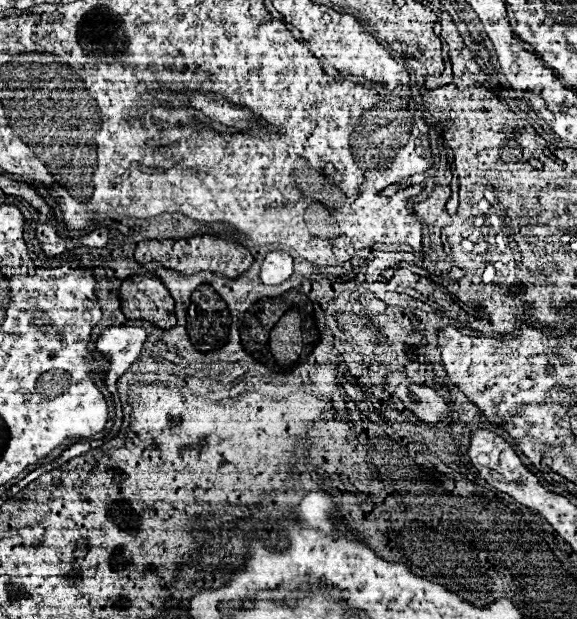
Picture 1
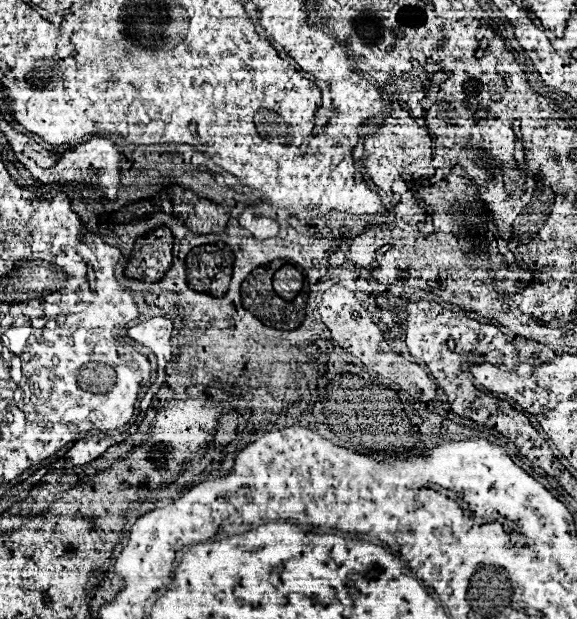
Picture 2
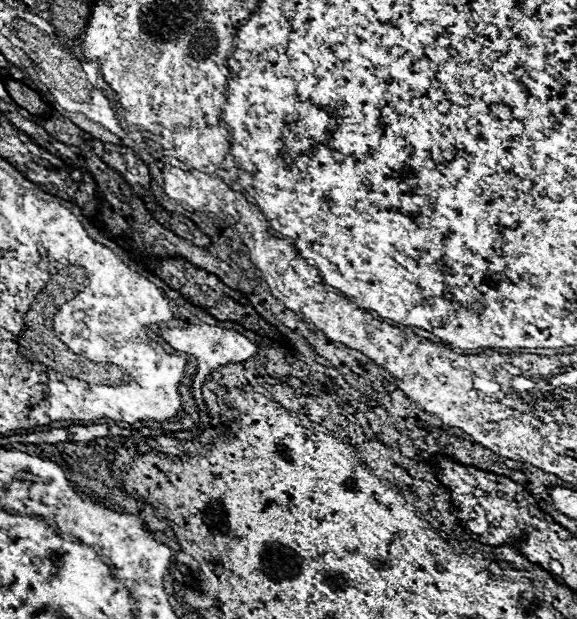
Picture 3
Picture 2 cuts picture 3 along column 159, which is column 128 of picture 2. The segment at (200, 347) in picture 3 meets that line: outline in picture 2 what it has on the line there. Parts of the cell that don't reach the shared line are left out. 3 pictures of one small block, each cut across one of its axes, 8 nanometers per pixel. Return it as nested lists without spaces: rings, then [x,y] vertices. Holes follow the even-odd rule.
[[[164,316],[150,318],[142,324],[136,324],[128,330],[128,336],[144,346],[148,346],[158,360],[168,362],[172,358],[172,346],[170,346],[170,334],[172,334],[172,320]]]

